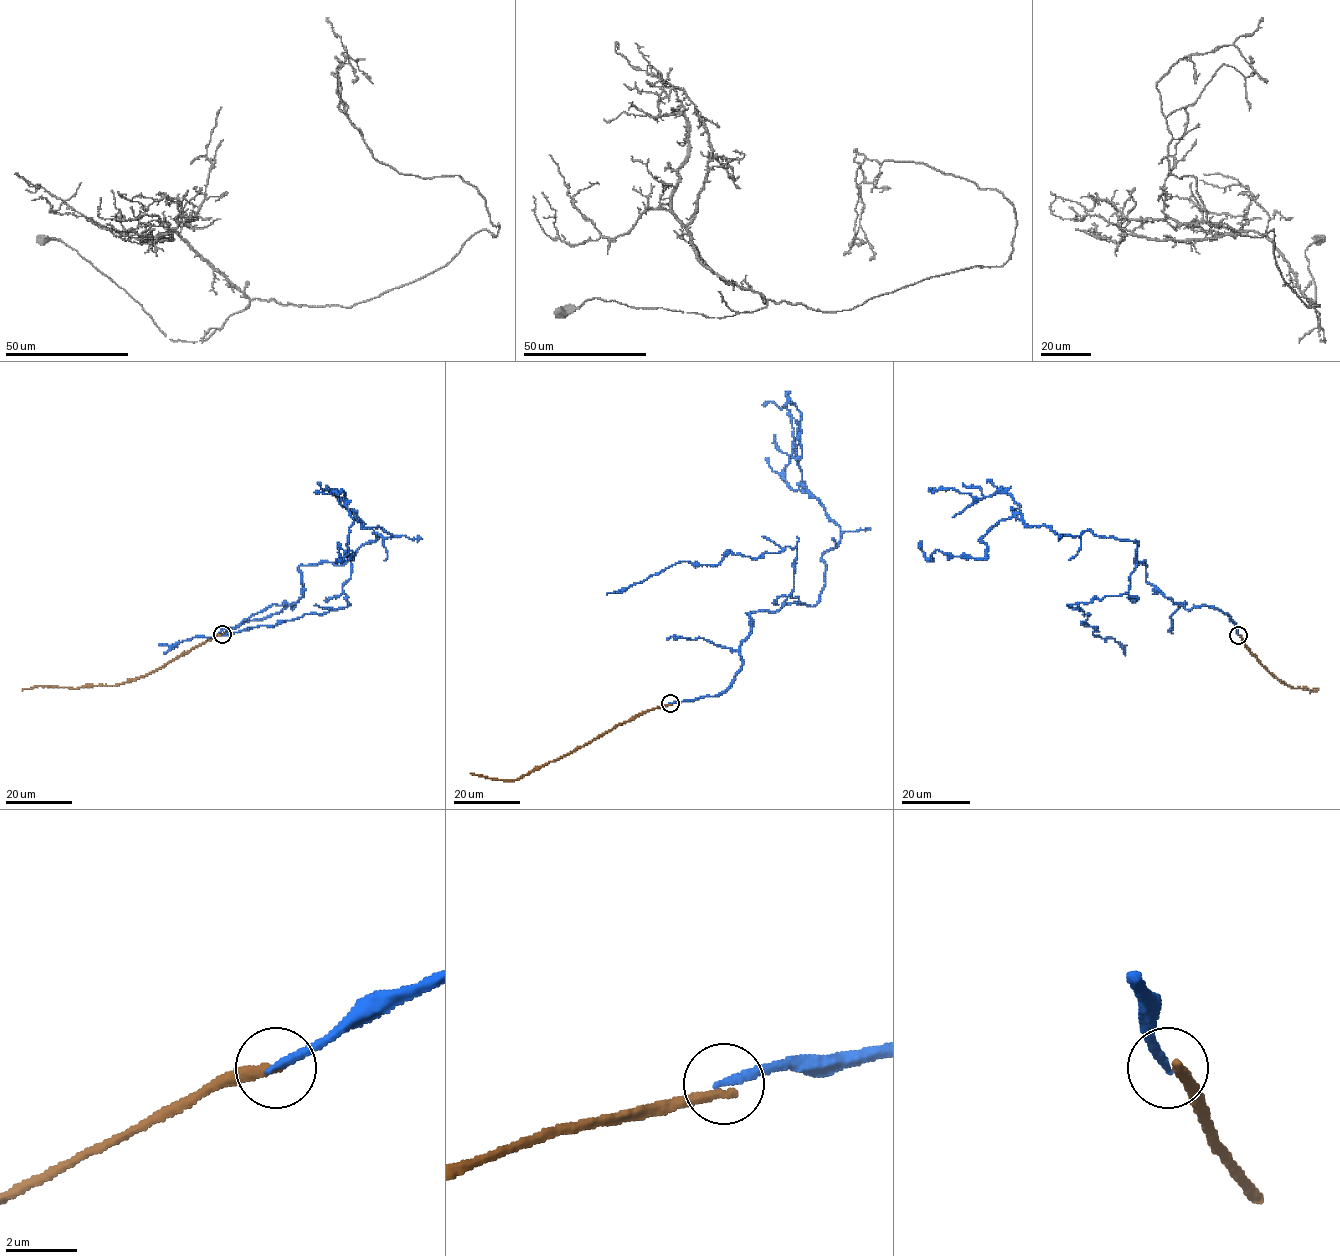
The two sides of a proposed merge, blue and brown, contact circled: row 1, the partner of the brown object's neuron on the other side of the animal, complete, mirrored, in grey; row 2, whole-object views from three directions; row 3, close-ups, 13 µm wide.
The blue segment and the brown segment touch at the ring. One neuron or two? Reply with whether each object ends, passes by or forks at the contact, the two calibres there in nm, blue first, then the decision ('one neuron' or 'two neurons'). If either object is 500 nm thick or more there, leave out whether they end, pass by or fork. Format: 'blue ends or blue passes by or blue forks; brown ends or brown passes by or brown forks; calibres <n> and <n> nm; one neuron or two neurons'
blue ends; brown ends; calibres 240 and 320 nm; two neurons

